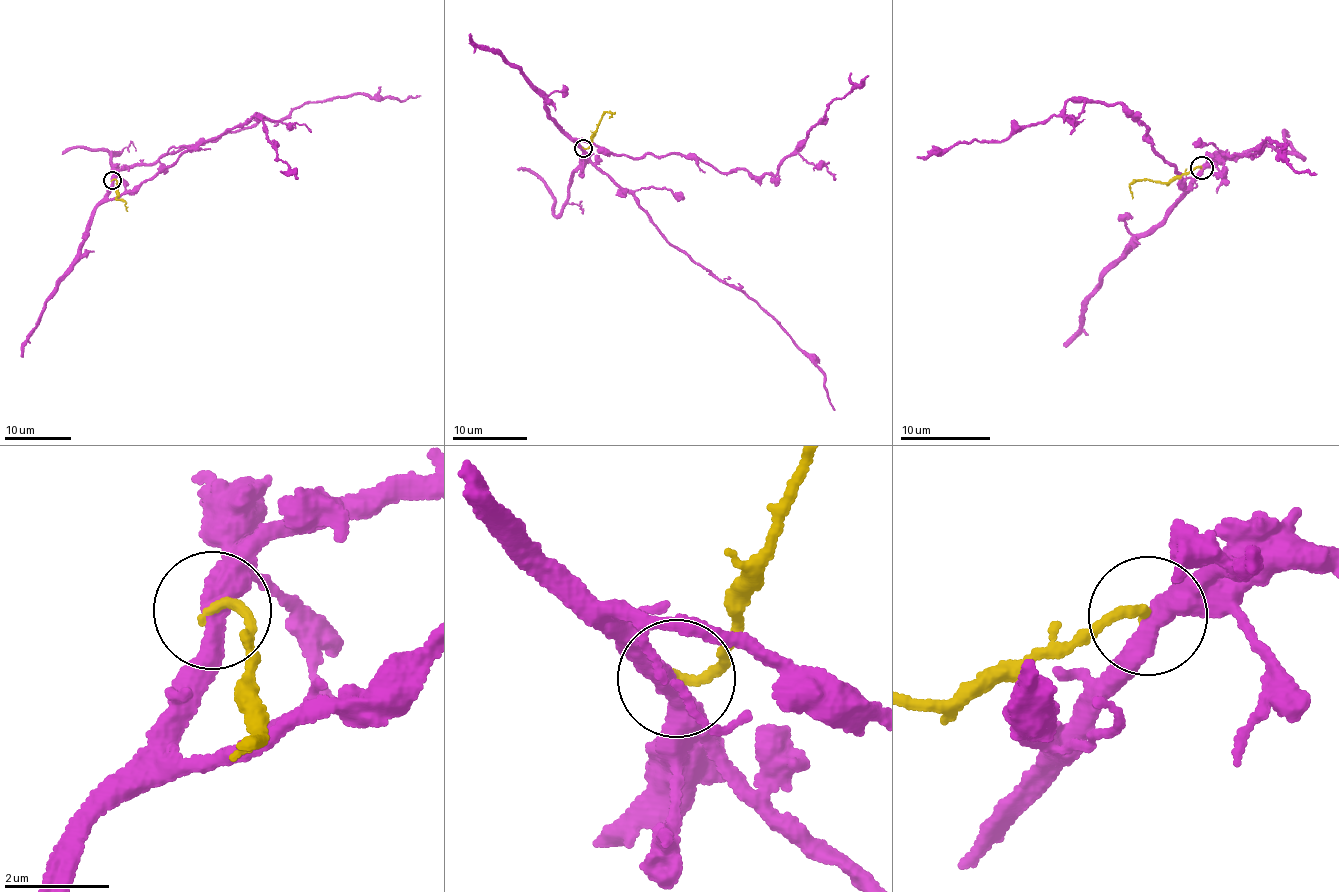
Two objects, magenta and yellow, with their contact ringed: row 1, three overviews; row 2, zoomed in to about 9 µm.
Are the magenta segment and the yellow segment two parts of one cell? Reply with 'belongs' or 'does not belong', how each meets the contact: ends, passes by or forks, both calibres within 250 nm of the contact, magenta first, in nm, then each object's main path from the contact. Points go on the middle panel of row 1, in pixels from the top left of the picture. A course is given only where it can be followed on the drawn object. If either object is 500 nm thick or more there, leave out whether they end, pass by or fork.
does not belong; magenta passes by; yellow ends there; 400 nm thick on the magenta side, 160 nm on the other; magenta runs (583, 148), (576, 140), (631, 157), (678, 154), (722, 172), (774, 175), (835, 99), (845, 98), (869, 75); yellow runs (583, 148), (589, 146), (594, 131), (606, 112), (612, 114), (609, 117)

